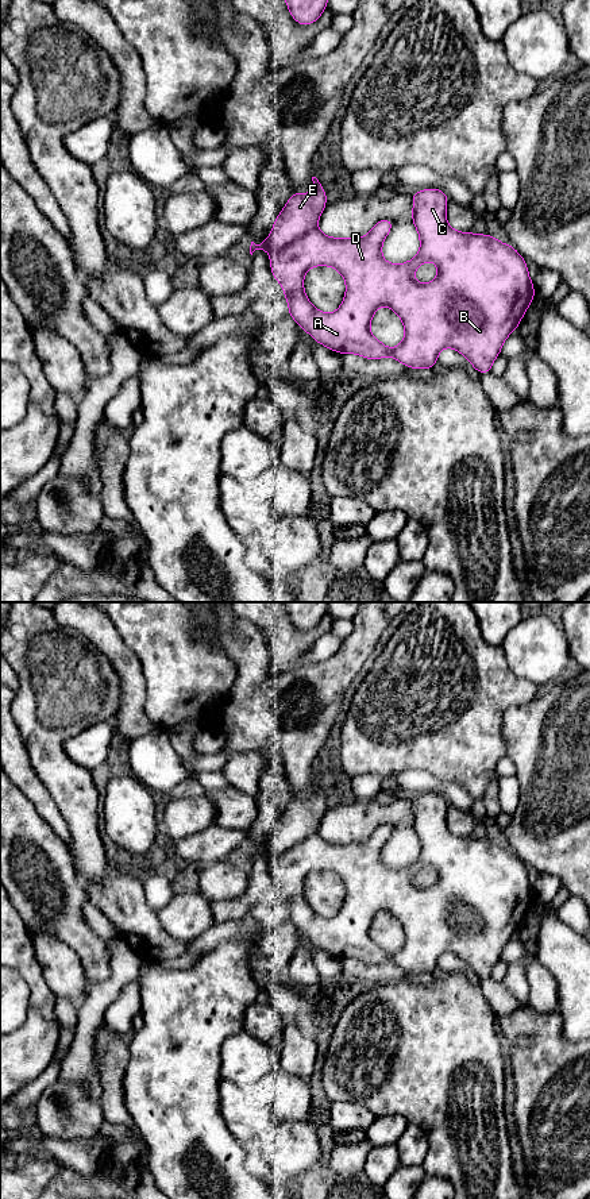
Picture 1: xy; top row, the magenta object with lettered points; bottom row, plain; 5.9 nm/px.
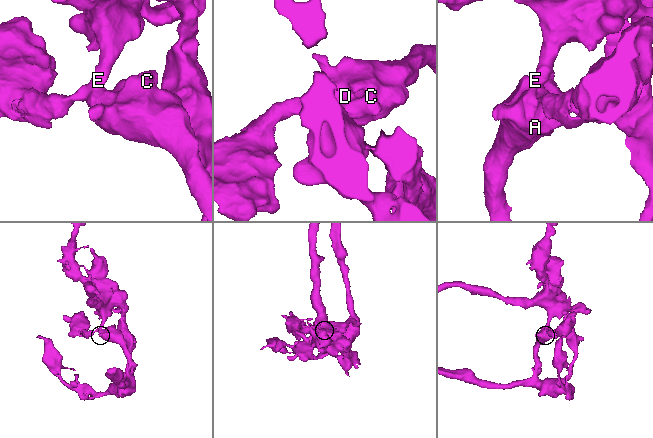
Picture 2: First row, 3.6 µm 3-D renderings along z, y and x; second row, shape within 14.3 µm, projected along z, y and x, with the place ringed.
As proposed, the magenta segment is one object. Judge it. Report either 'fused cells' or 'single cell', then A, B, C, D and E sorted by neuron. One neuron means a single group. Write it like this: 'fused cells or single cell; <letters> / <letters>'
fused cells; A B C D / E

